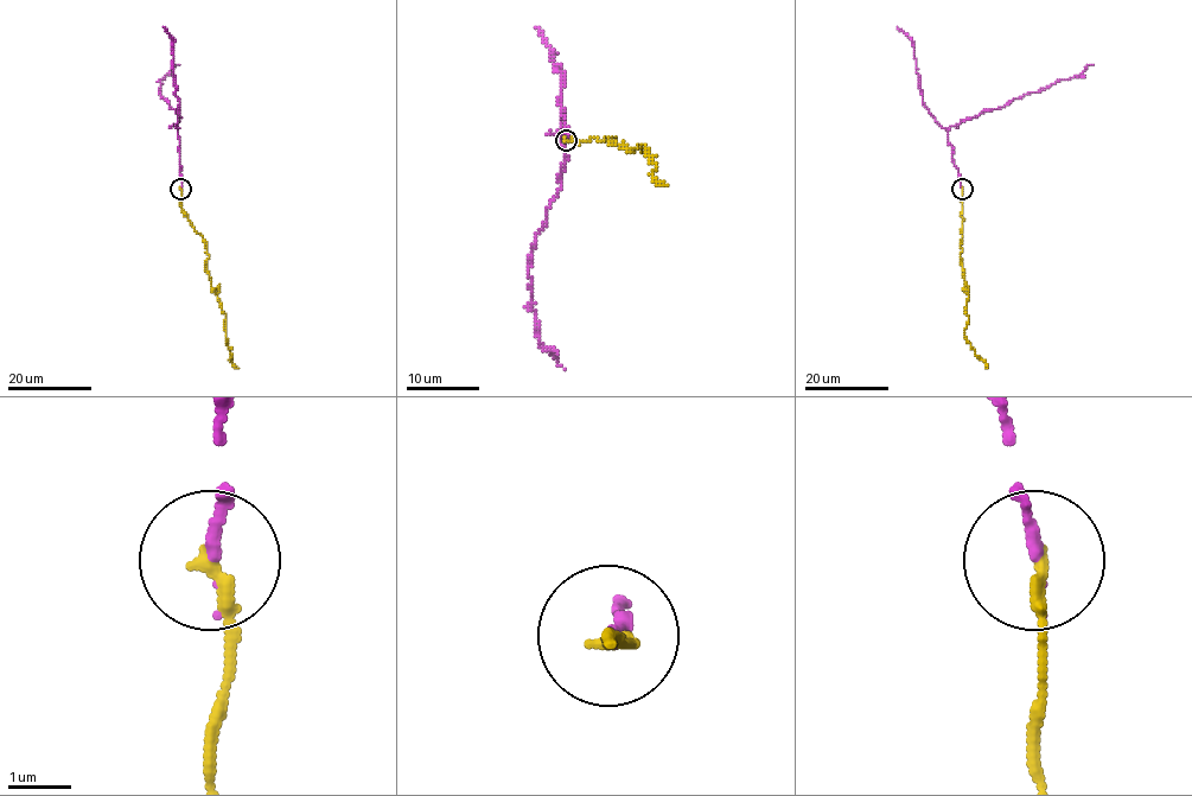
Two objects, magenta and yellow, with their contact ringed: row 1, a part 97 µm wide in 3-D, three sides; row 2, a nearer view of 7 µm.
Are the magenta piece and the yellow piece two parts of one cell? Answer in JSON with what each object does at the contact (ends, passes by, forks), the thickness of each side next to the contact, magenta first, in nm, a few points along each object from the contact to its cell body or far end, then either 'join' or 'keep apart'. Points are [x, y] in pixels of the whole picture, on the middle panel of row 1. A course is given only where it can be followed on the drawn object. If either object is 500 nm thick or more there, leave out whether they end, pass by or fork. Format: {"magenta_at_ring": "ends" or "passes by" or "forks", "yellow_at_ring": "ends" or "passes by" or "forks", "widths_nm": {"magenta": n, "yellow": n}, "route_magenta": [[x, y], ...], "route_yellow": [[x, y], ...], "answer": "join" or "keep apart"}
{"magenta_at_ring": "ends", "yellow_at_ring": "ends", "widths_nm": {"magenta": 170, "yellow": 220}, "route_magenta": [[566, 140], [563, 114], [560, 131], [566, 157], [560, 188], [536, 234], [529, 274], [537, 341], [563, 368]], "route_yellow": [[566, 140], [614, 139], [611, 144], [631, 151], [644, 151], [647, 146], [655, 166], [651, 176], [667, 186]], "answer": "join"}

